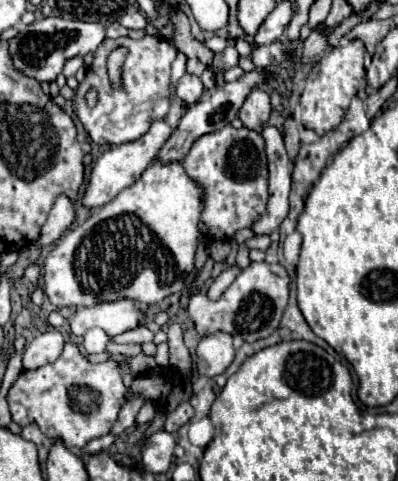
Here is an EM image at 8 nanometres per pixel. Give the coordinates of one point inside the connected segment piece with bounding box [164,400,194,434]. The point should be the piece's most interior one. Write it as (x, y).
(184, 412)

